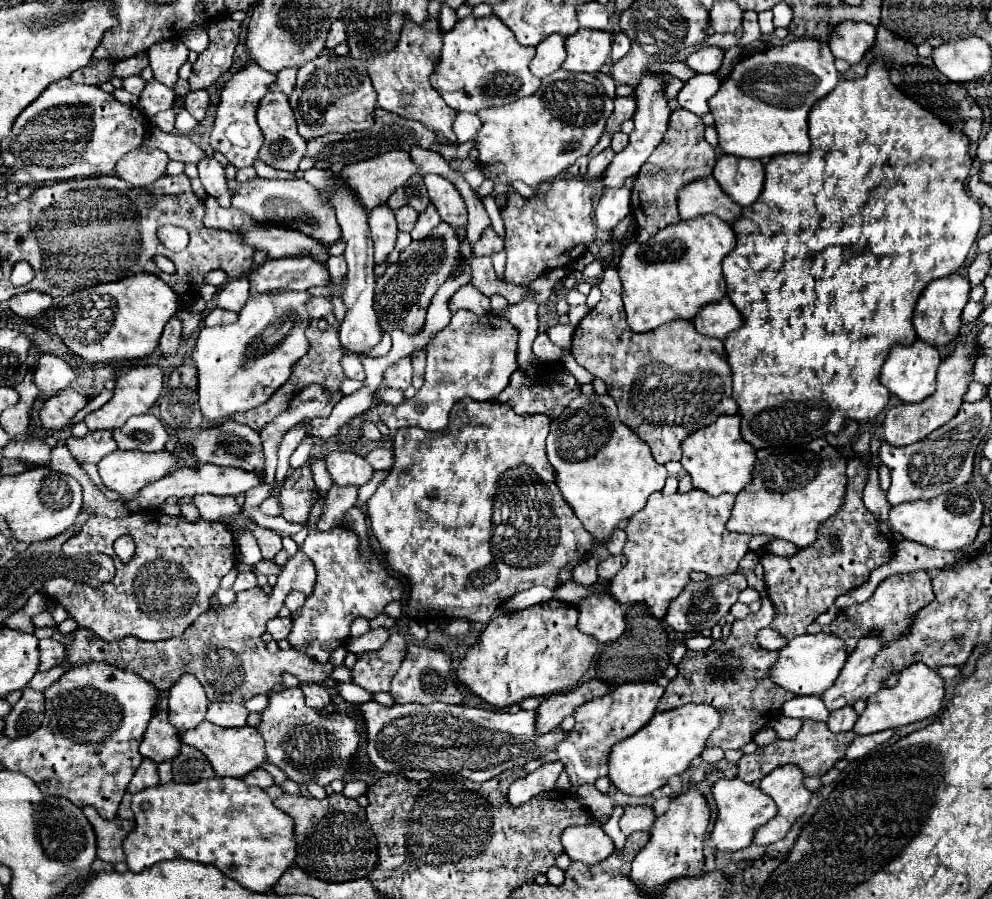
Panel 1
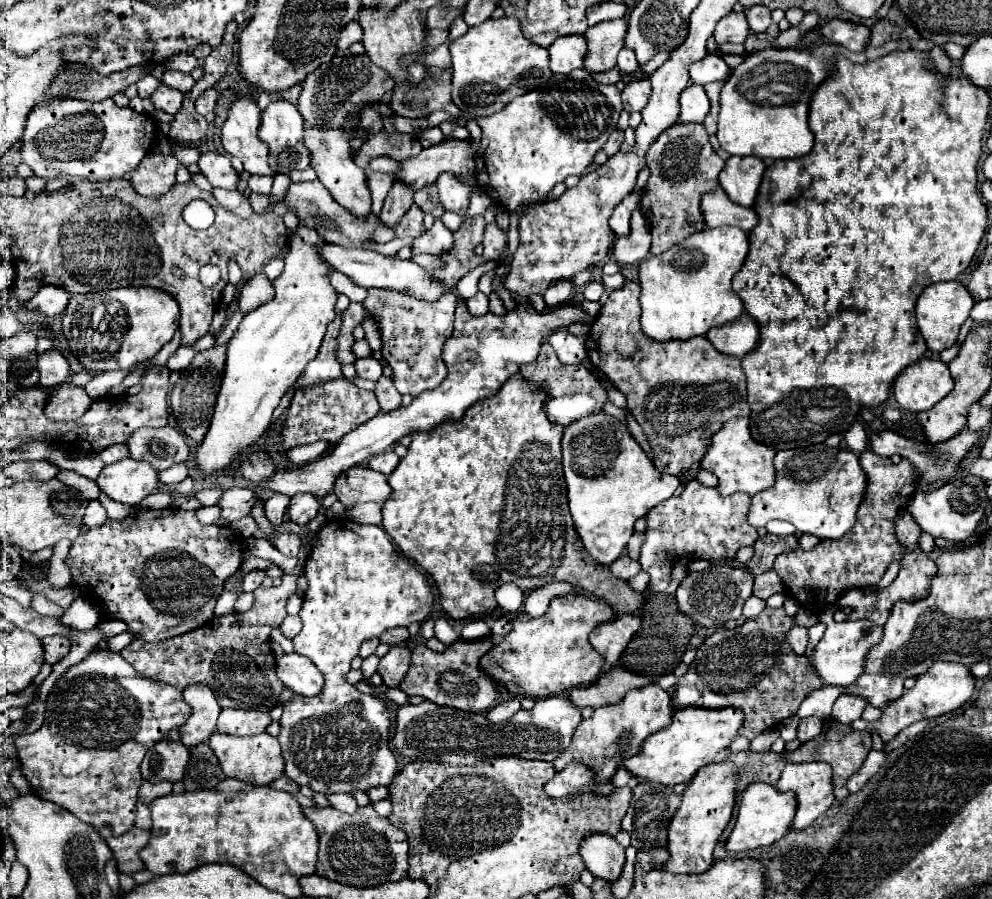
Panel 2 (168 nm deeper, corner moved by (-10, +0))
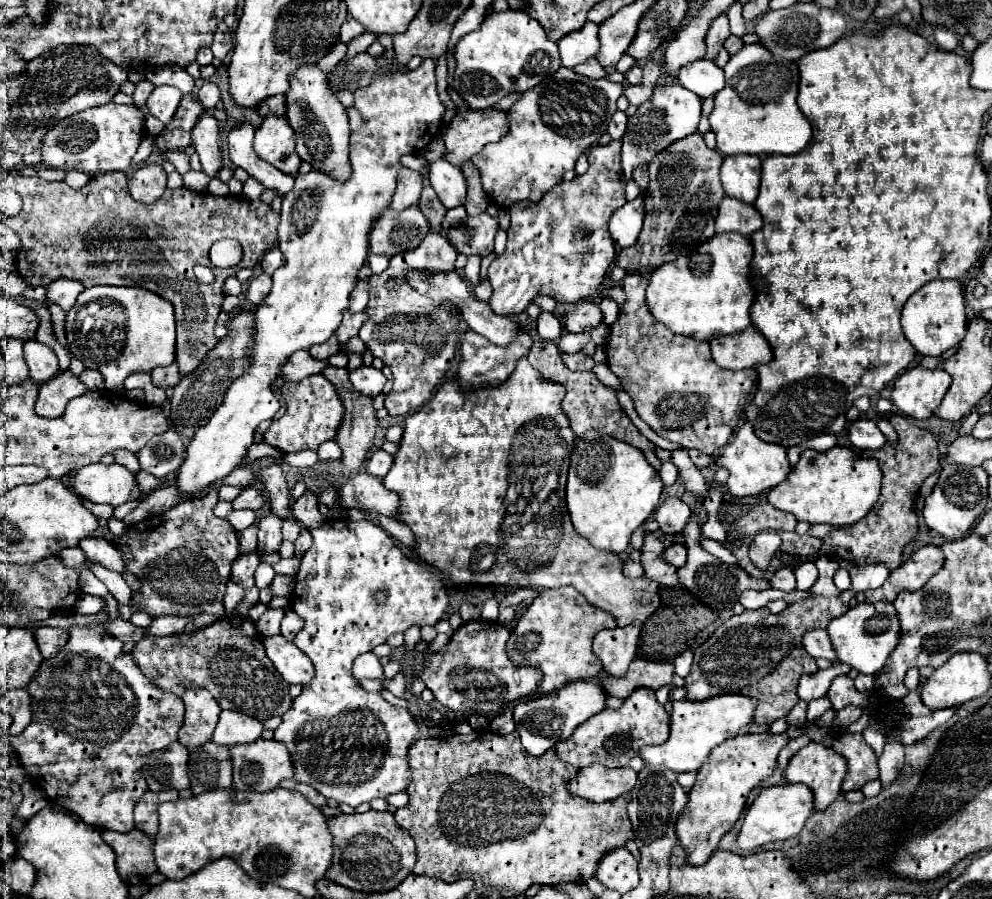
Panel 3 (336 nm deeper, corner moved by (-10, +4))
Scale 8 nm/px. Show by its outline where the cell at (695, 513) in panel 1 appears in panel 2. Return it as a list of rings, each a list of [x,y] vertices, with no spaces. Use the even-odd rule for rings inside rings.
[[[699,480],[687,482],[681,496],[671,496],[647,512],[647,540],[641,546],[639,564],[649,574],[651,594],[675,596],[677,586],[689,572],[689,562],[707,560],[711,564],[729,564],[745,546],[753,546],[759,534],[747,524],[749,496],[743,492],[721,498],[717,488],[707,488]]]

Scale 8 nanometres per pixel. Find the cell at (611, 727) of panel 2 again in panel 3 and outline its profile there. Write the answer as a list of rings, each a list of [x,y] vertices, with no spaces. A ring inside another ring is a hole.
[[[647,688],[635,690],[621,708],[605,708],[605,712],[599,712],[599,716],[593,716],[587,720],[587,724],[581,724],[575,728],[575,732],[567,738],[555,744],[559,760],[585,768],[589,764],[603,764],[605,768],[623,768],[629,766],[629,760],[639,754],[643,746],[649,744],[663,744],[669,738],[669,716],[665,708],[657,702],[655,692]]]

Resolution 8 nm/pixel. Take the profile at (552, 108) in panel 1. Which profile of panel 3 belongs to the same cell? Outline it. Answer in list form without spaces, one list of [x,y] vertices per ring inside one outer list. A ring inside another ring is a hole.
[[[559,68],[543,84],[523,92],[521,100],[509,110],[509,132],[471,158],[481,172],[483,190],[503,208],[519,200],[539,202],[545,192],[563,180],[567,170],[575,168],[577,158],[607,132],[621,94],[621,84],[605,78],[591,80],[569,68]]]

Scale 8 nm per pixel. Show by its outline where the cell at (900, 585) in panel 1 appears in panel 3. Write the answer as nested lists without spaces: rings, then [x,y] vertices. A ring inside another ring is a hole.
[[[923,546],[921,550],[911,554],[911,558],[905,564],[893,570],[881,588],[867,590],[865,600],[893,602],[901,590],[919,590],[933,574],[941,570],[943,562],[945,562],[945,556],[939,546]]]

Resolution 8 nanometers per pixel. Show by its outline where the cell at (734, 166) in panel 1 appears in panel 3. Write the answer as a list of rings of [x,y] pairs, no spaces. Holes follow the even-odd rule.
[[[725,156],[721,166],[721,182],[729,198],[753,204],[759,194],[759,178],[759,156]]]

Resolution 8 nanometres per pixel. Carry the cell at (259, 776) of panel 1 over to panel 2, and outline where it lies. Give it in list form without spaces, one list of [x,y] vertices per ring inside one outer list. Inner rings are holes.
[[[283,774],[279,780],[273,780],[269,786],[275,788],[275,790],[285,790],[285,792],[297,792],[297,790],[299,790],[297,784],[295,784],[293,780],[287,780],[285,774]]]

